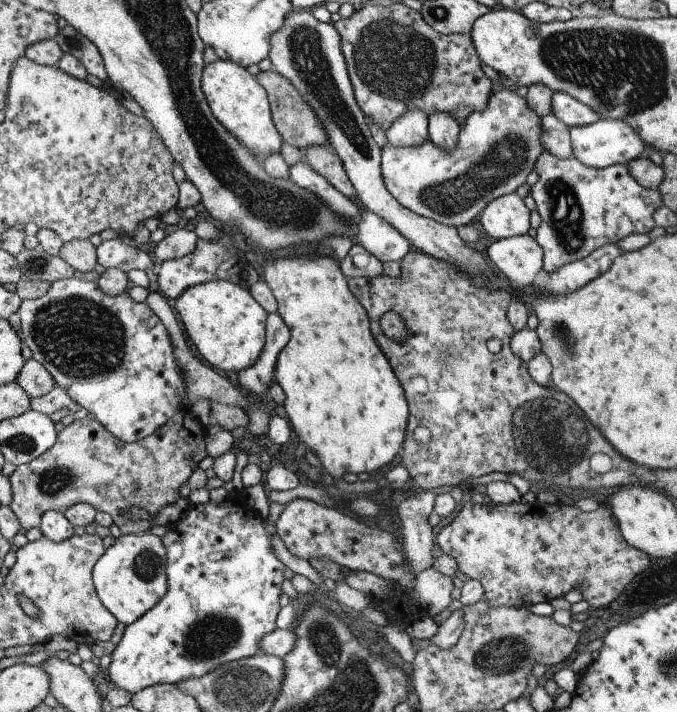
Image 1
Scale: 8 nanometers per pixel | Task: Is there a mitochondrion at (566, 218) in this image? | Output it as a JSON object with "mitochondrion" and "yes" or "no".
{"mitochondrion":"yes"}

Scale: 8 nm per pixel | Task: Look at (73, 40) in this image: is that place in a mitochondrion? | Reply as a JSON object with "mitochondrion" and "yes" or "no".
{"mitochondrion":"yes"}

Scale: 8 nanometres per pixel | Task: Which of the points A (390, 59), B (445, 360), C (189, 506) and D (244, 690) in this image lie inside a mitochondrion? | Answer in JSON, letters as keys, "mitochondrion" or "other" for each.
{"A":"mitochondrion","B":"mitochondrion","C":"other","D":"mitochondrion"}

